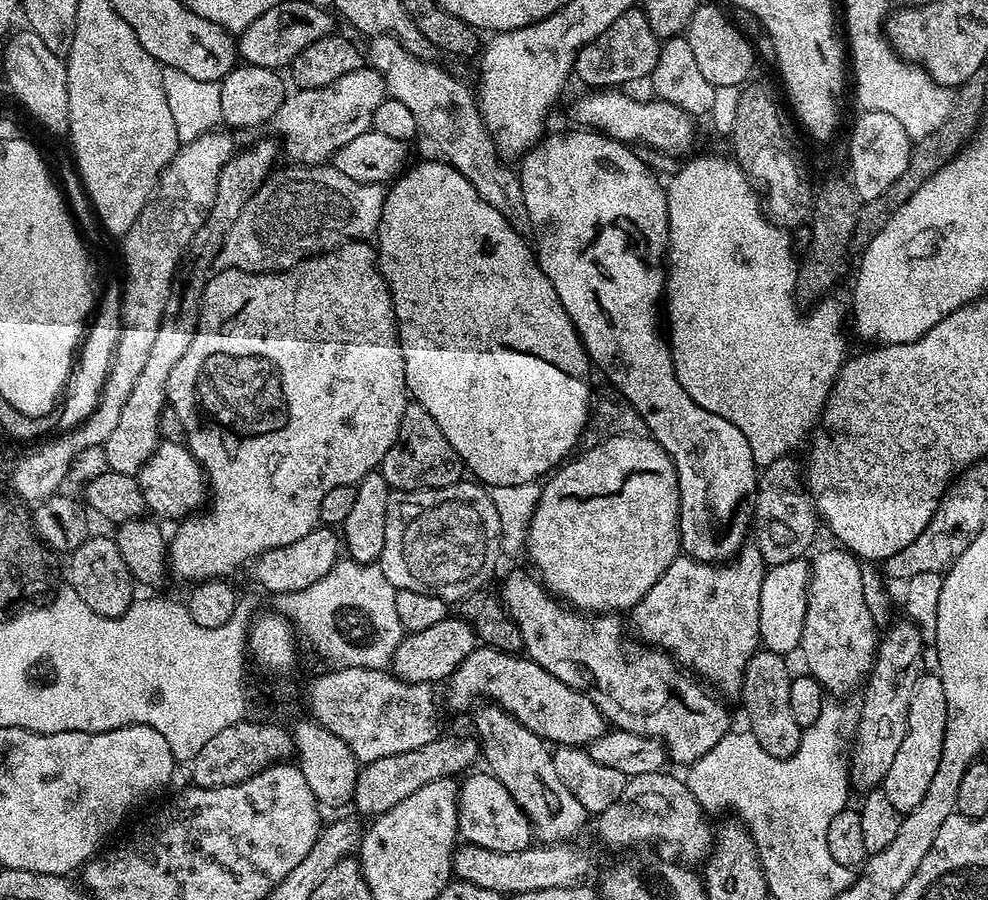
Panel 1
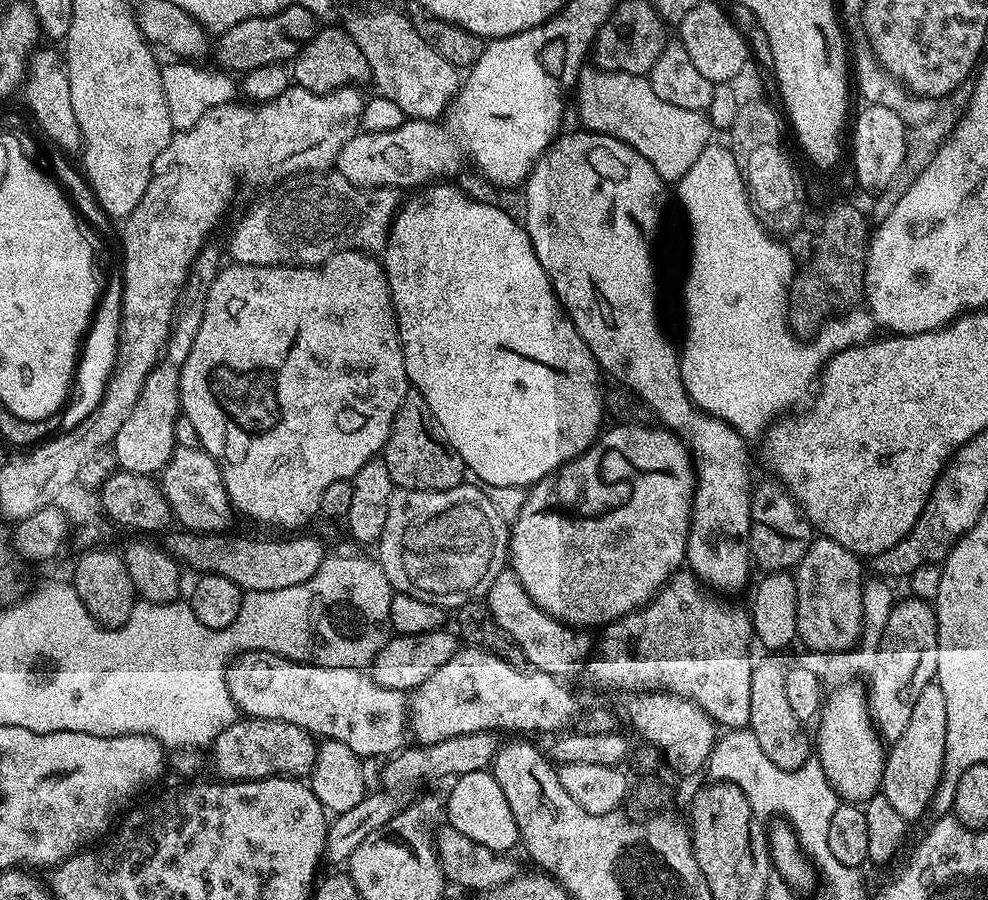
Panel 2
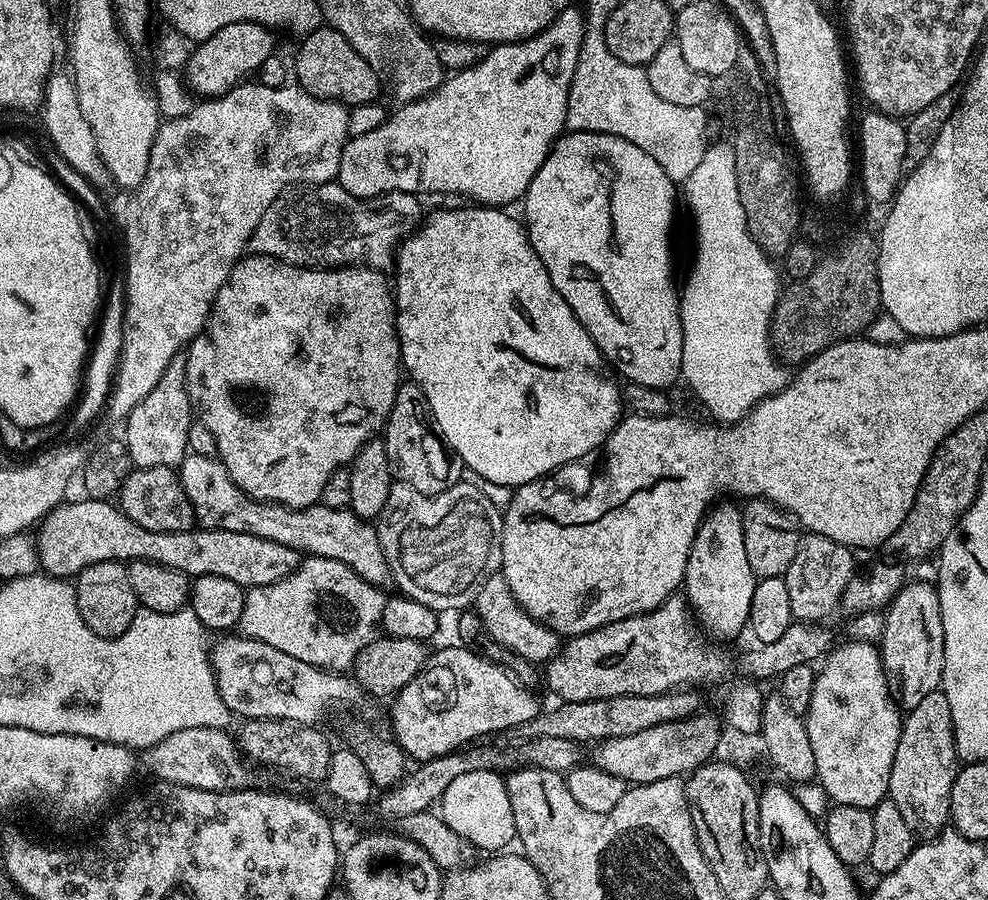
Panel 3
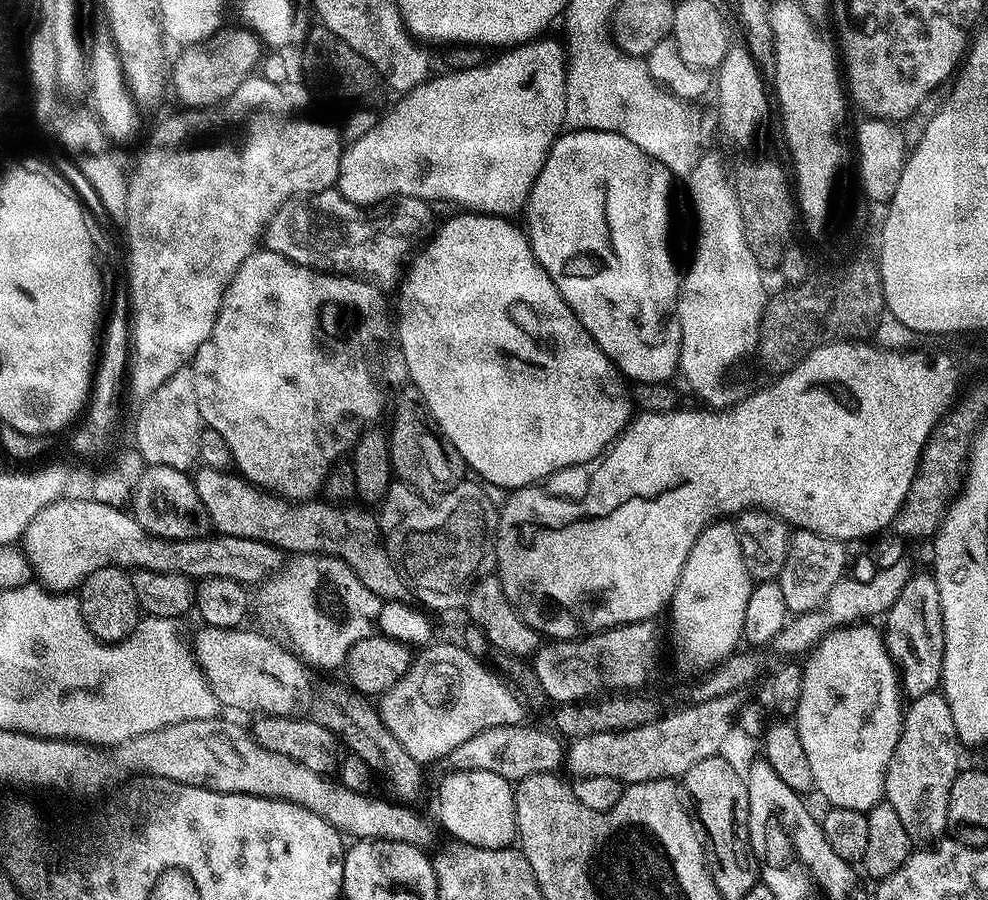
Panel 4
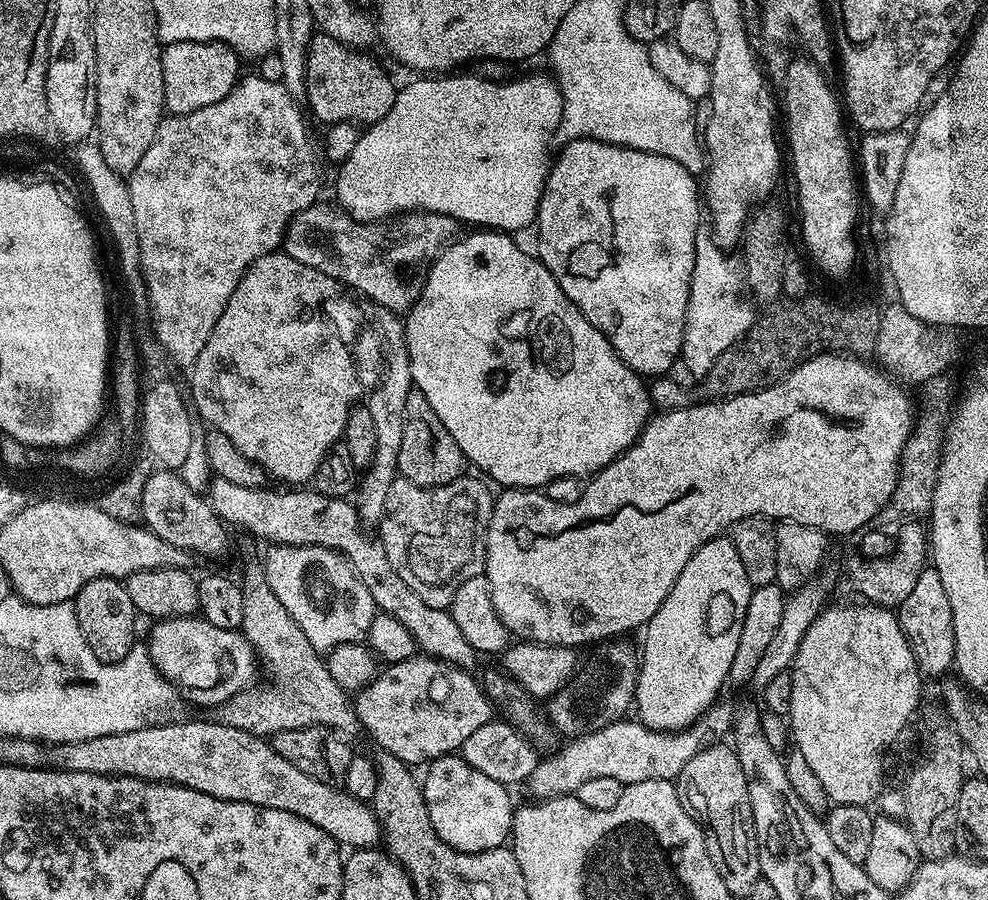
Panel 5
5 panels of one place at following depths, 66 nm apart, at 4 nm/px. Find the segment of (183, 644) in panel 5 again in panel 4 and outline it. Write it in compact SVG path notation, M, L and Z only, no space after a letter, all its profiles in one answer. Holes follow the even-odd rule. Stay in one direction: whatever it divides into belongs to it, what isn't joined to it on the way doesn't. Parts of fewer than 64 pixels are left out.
M200 626L196 632L196 641L190 648L194 653L197 667L204 676L204 683L217 705L237 708L240 712L256 712L270 716L288 716L291 708L300 700L300 691L304 688L305 663L283 643L275 644L268 636L260 632L247 632L247 627L210 628Z

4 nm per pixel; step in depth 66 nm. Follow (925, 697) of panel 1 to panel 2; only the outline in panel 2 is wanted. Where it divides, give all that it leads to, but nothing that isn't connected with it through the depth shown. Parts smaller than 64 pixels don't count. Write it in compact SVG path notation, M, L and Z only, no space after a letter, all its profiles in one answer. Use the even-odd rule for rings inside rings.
M933 682L918 694L918 702L914 702L914 711L910 713L910 726L906 726L902 738L887 749L884 761L882 795L890 798L894 810L898 810L904 820L915 822L924 811L929 811L934 790L940 785L945 758L946 698L939 684Z

